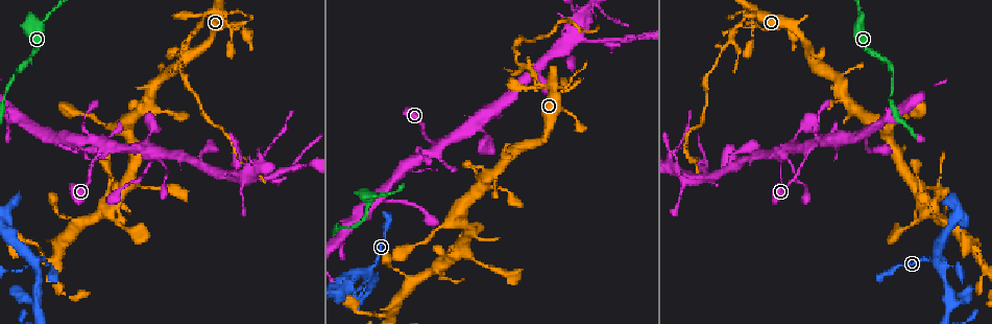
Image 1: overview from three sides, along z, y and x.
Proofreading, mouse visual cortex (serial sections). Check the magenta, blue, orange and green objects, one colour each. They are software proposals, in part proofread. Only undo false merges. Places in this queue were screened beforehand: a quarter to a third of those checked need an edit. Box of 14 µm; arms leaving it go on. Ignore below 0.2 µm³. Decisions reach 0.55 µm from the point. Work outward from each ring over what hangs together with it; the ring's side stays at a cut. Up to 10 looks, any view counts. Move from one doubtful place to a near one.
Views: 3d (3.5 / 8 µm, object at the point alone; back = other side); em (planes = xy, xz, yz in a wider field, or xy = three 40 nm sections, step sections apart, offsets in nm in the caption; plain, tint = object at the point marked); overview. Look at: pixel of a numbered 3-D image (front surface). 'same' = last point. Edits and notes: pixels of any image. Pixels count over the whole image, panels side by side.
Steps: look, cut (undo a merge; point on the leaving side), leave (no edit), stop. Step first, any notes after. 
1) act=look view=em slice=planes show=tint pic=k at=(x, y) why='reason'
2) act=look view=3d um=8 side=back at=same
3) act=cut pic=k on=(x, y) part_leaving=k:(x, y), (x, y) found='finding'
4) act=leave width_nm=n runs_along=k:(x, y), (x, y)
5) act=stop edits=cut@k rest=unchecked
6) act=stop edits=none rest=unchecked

act=look view=3d um=3.5 pic=1 at=(749, 10) why='small branch off a trunk'

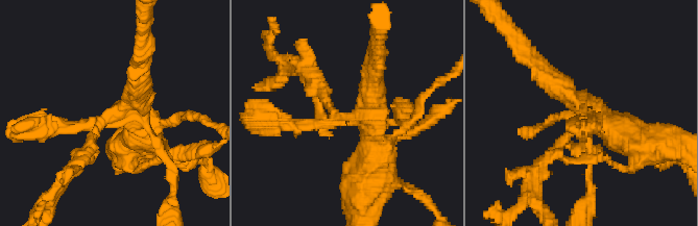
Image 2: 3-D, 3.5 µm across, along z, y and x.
act=look view=em slice=xy step=1 show=tint pic=2 at=(348, 118)

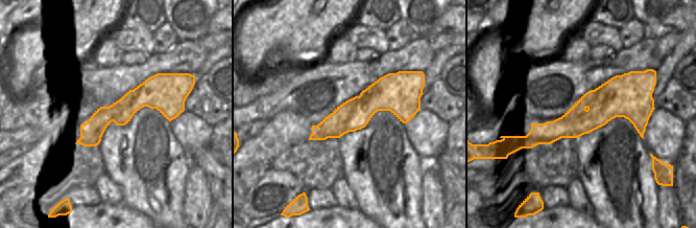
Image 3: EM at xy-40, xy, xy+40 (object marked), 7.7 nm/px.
act=cut pic=2 on=(79, 155) part_leaving=2:(95, 134), (82, 157), (38, 205) found='two cells meet here'

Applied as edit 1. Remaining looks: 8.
act=look view=overview

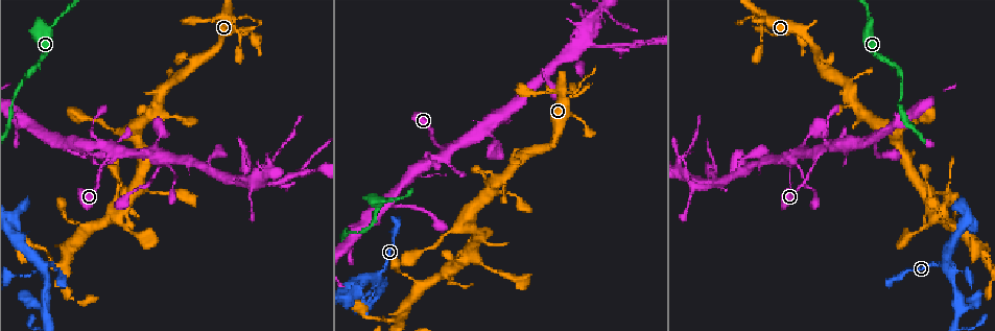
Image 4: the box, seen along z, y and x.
act=look view=3d um=3.5 pic=4 at=(23, 79) why='thin neck'

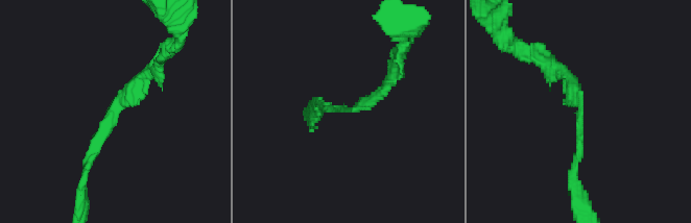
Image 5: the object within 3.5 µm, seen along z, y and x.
act=look view=em slice=xy step=2 show=plain pic=5 at=(350, 109) why='now the EM'

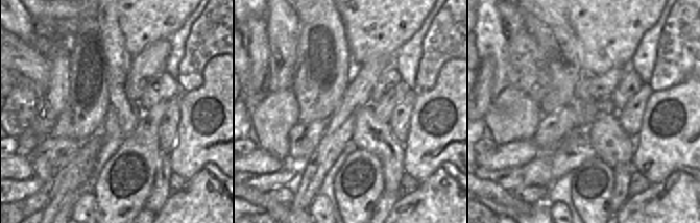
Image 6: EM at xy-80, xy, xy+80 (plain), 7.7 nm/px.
act=look view=em slice=xy step=2 show=tint at=same why='with the object marked'

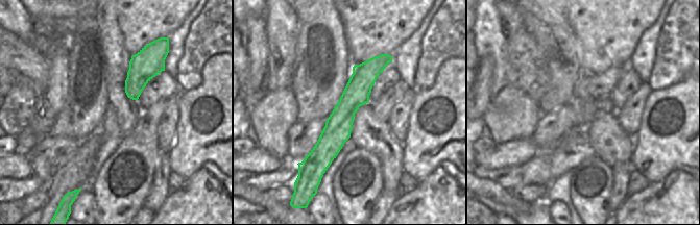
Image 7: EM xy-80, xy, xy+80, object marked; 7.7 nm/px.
act=leave arm_widths_nm=150,200 runs_along=5:(156, 66), (108, 120), (86, 171) found='one cell here'

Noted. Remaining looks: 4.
act=look view=3d um=3.5 pic=4 at=(376, 275) why='three arms meet'

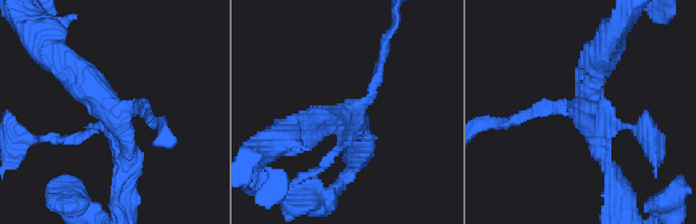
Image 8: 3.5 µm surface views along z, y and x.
act=look view=em slice=xy step=3 show=tint pic=8 at=(580, 117) why='need the tissue'

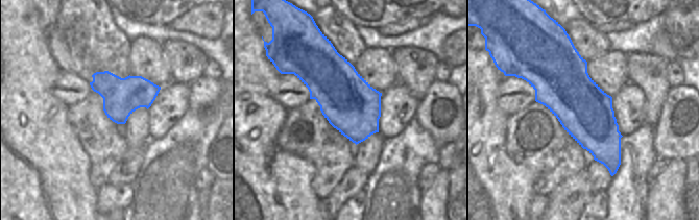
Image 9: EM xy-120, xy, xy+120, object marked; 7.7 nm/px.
act=leave width_nm=420 runs_along=8:(381, 58), (372, 96), (304, 125) found='one cell here'

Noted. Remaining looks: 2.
act=stop edits=cut@2 rest=unchecked

